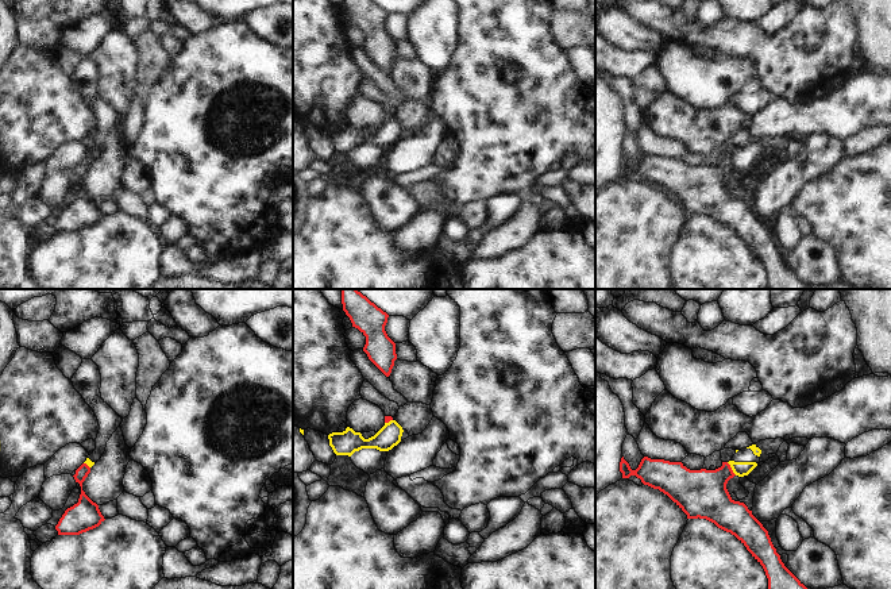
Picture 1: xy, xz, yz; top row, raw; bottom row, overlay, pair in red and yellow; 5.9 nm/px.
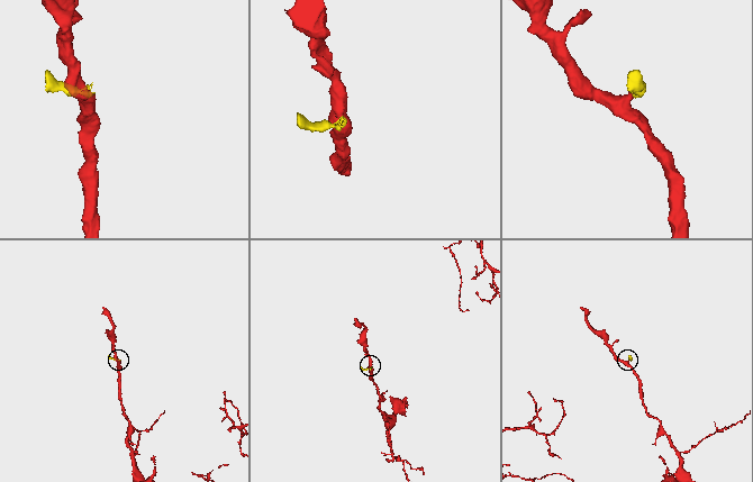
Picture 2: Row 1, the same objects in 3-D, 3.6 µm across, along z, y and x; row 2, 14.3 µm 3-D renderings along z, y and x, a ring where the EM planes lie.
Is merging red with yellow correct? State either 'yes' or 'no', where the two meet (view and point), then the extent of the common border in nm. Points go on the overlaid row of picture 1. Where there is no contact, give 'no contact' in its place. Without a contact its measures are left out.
no; meets red in yz at (731, 469); contact 100 nm long

